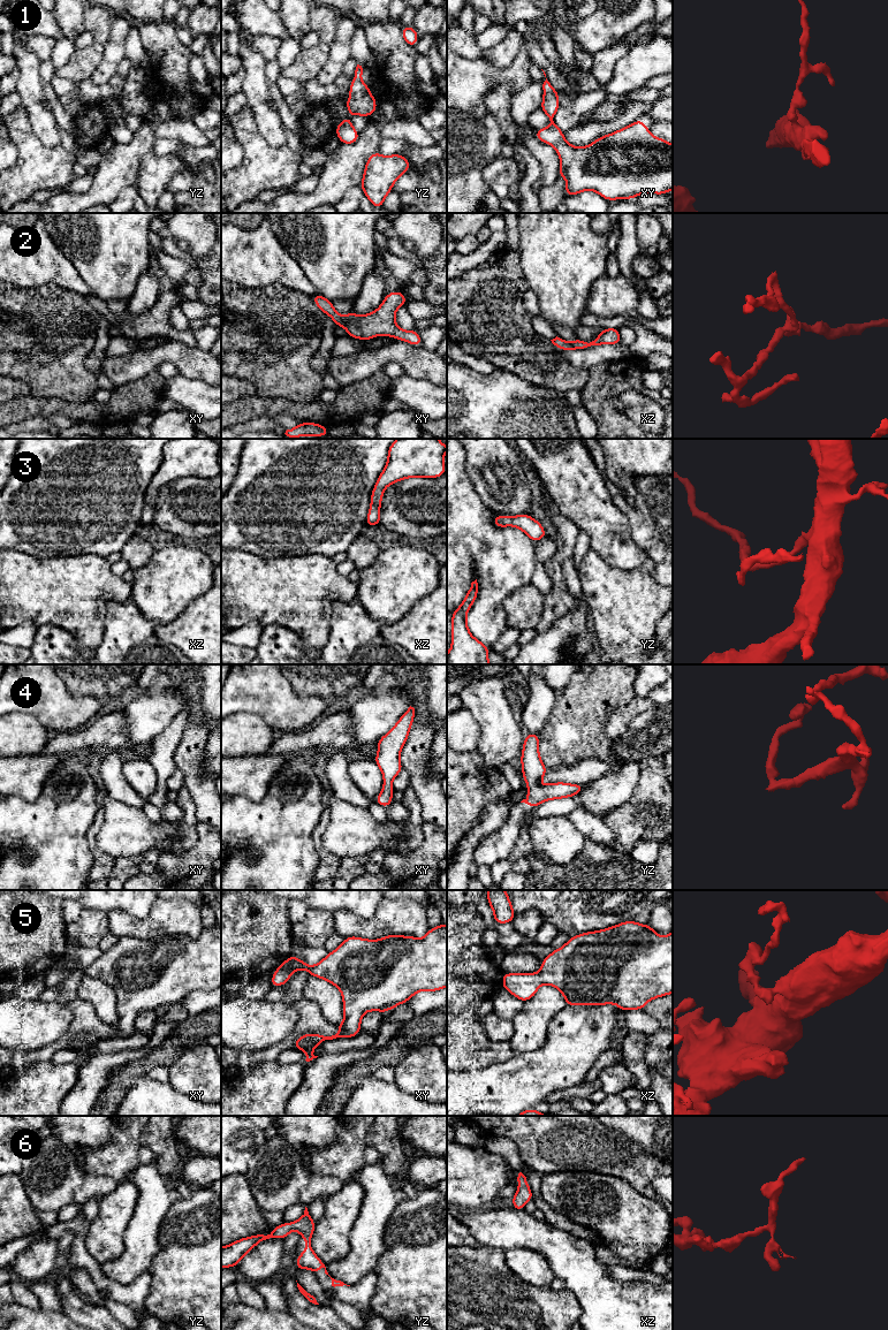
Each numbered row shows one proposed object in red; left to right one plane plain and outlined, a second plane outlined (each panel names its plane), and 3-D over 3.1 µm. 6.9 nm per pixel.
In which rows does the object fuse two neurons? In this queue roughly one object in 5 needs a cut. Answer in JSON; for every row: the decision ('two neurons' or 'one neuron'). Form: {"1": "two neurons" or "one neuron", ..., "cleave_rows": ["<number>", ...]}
{"1": "one neuron", "2": "one neuron", "3": "one neuron", "4": "one neuron", "5": "one neuron", "6": "one neuron", "cleave_rows": []}

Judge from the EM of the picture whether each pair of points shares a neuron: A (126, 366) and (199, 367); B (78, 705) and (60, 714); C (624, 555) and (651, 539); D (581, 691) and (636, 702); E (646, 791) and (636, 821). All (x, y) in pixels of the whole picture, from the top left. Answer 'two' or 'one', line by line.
A: one
B: one
C: two
D: two
E: one

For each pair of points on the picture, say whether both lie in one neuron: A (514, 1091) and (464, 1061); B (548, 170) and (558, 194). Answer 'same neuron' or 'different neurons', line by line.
A: different neurons
B: different neurons

